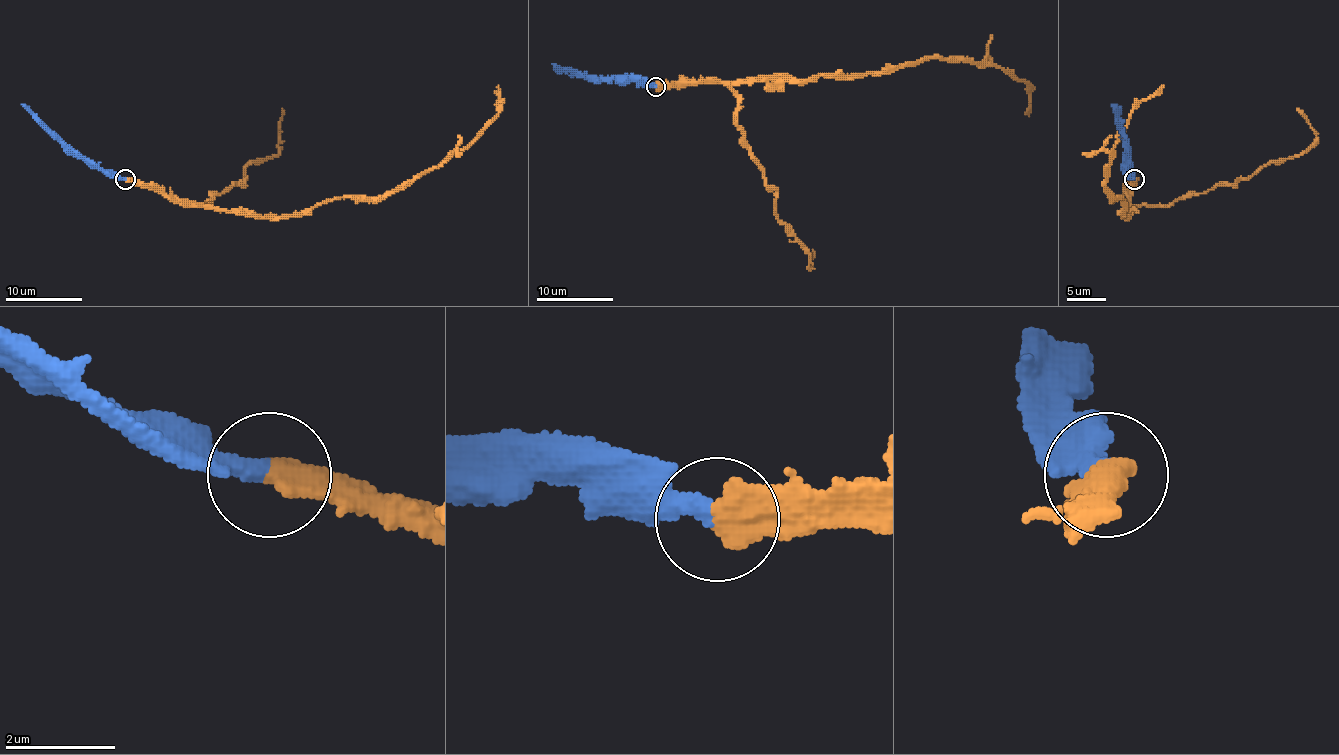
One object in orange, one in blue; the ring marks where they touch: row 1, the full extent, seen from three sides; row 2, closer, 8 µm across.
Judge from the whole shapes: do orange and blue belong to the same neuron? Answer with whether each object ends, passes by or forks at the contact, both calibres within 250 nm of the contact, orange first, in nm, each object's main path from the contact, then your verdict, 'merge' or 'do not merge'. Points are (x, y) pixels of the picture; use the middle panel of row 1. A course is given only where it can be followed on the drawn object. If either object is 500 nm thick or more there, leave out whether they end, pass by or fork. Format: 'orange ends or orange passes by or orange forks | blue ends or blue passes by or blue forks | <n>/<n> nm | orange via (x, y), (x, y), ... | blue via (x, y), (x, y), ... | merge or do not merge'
600/340 nm | orange via (656, 87), (814, 81), (893, 71), (930, 58), (969, 58), (992, 62), (1029, 85), (1029, 116) | blue via (656, 87), (637, 81), (569, 75), (552, 64) | merge

